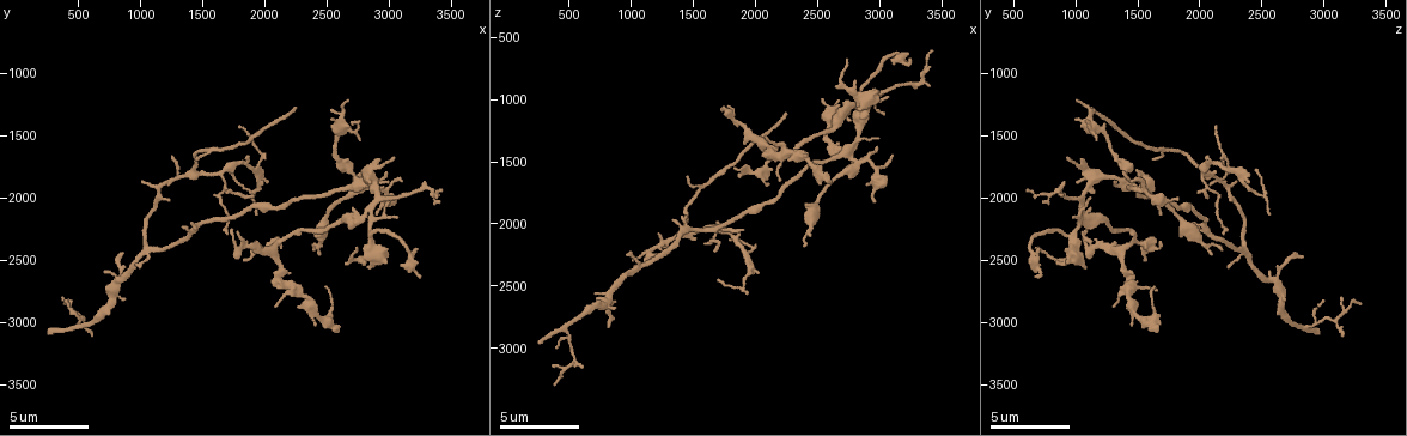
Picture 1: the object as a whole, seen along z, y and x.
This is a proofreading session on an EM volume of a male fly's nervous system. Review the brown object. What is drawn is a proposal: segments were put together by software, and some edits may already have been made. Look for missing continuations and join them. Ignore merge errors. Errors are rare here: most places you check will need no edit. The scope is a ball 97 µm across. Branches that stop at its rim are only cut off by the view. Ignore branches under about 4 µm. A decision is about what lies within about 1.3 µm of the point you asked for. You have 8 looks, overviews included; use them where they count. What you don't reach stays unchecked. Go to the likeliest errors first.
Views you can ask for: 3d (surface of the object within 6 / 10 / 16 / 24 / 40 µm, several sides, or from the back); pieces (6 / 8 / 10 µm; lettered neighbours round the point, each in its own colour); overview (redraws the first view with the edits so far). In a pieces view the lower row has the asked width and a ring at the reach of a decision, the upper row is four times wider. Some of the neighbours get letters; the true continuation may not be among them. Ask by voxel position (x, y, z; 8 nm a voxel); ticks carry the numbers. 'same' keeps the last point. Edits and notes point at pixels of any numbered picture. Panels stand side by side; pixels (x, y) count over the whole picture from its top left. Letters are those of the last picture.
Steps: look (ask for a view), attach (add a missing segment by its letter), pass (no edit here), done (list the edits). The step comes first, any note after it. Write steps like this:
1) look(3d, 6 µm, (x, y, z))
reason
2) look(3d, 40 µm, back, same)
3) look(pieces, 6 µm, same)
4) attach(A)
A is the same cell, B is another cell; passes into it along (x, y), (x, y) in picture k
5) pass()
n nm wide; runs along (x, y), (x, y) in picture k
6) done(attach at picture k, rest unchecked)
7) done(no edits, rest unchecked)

look(pieces, 10 µm, (2220, 1300, 1160))
tapers out

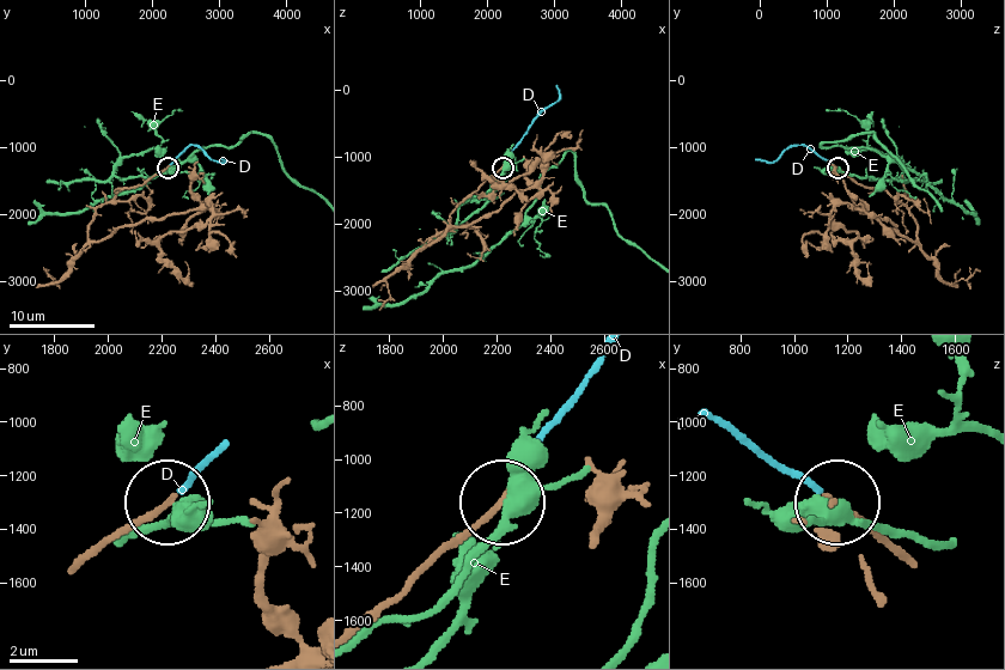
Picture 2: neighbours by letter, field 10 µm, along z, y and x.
attach(D)
D is the same cell, E is another cell; passes into it along (854, 180), (802, 144), (791, 145), (772, 162), (755, 159) in picture 2; it goes on there

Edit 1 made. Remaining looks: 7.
look(overview)
see it whole again

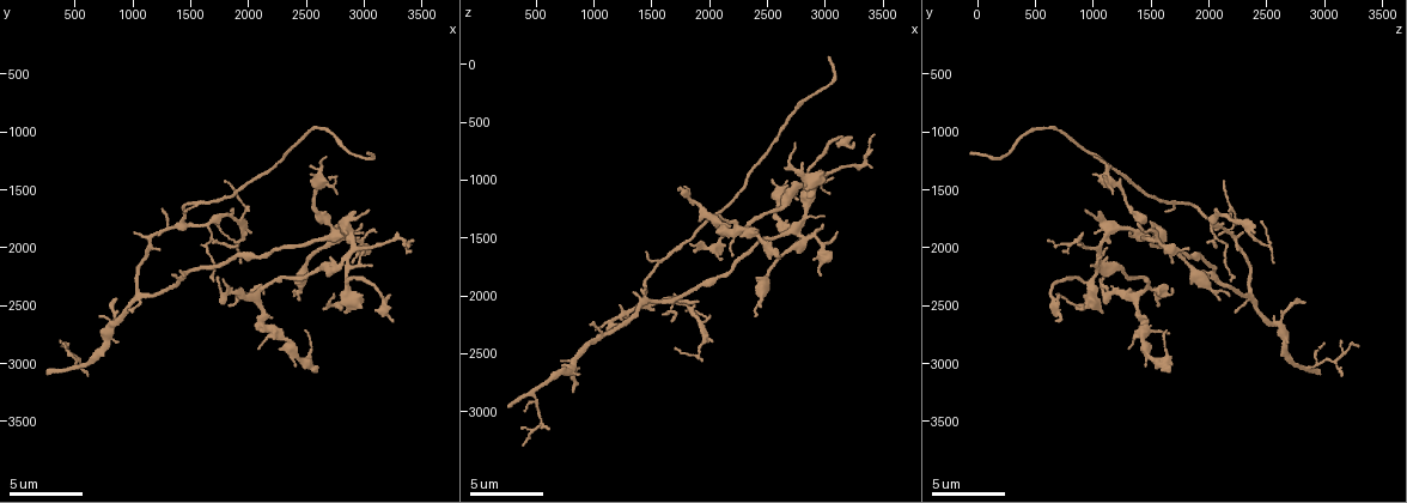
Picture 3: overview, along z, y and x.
look(pieces, 6 µm, (840, 2440, 2820))
branch stops here

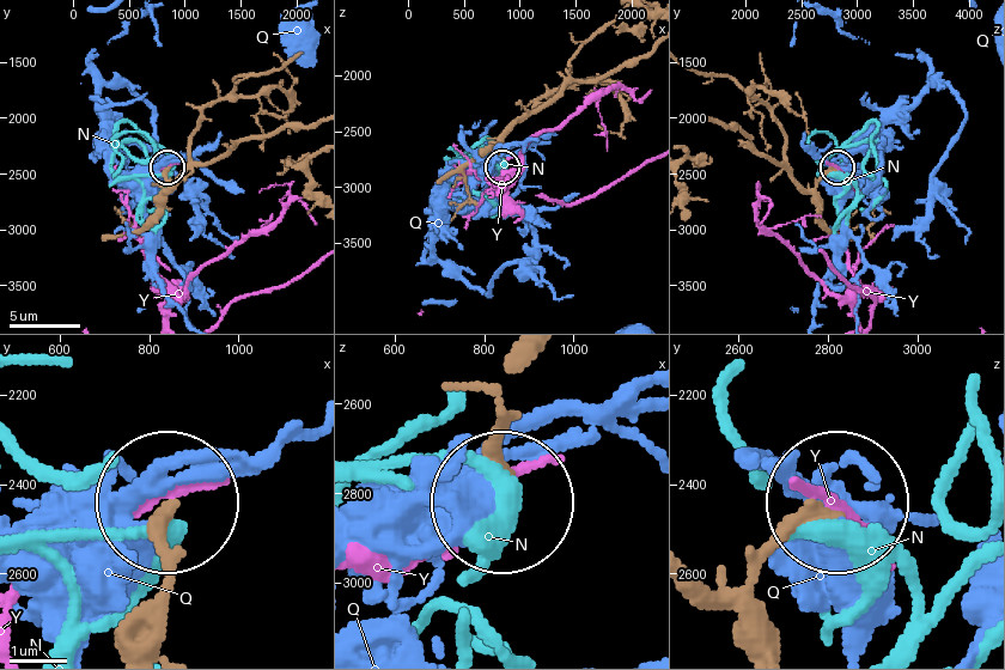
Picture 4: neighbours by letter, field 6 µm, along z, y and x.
pass()
210 nm wide; N, Q and Y are other cells; runs along (297, 127), (241, 139), (166, 188), (165, 171) in picture 4; none of them fits

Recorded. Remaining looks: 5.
look(3d, 6 µm, (3420, 1960, 620))
an open end

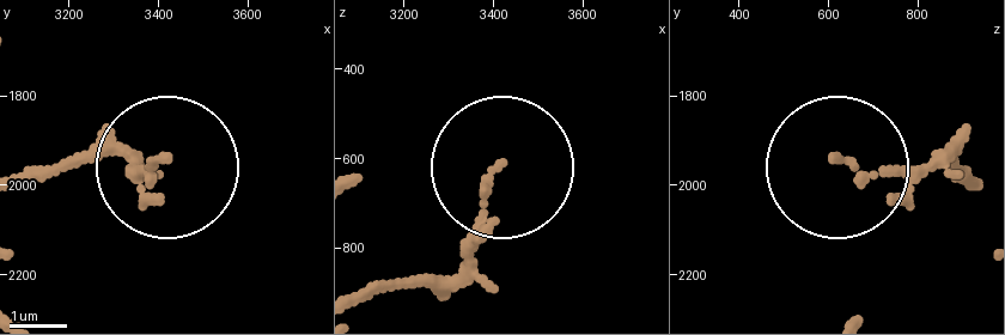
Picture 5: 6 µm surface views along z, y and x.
look(pieces, 10 µm, (3405, 1950, 620))

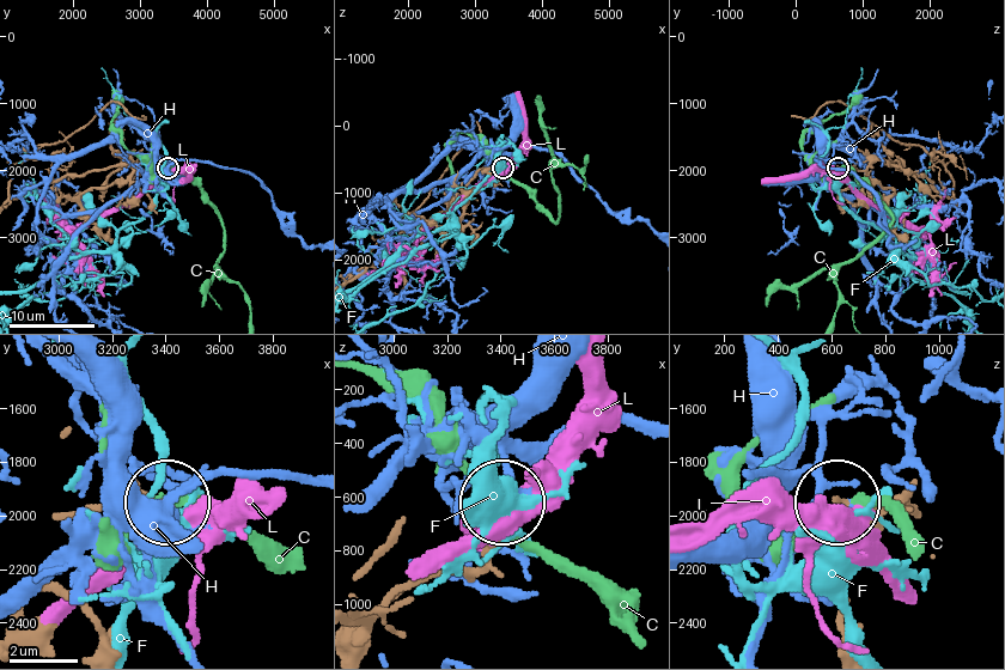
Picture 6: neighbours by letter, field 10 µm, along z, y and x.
pass()
C, F, H and L are other cells; none of them fits

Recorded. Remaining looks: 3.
look(3d, 6 µm, (1880, 1980, 2060))

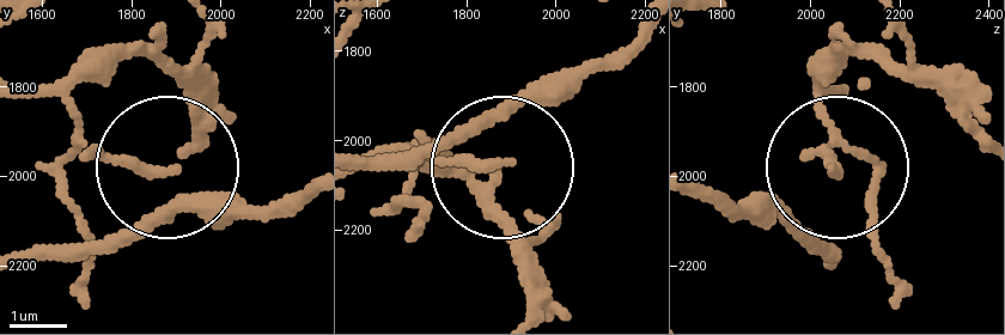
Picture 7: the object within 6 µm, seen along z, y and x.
look(pieces, 10 µm, (1890, 1980, 2040))

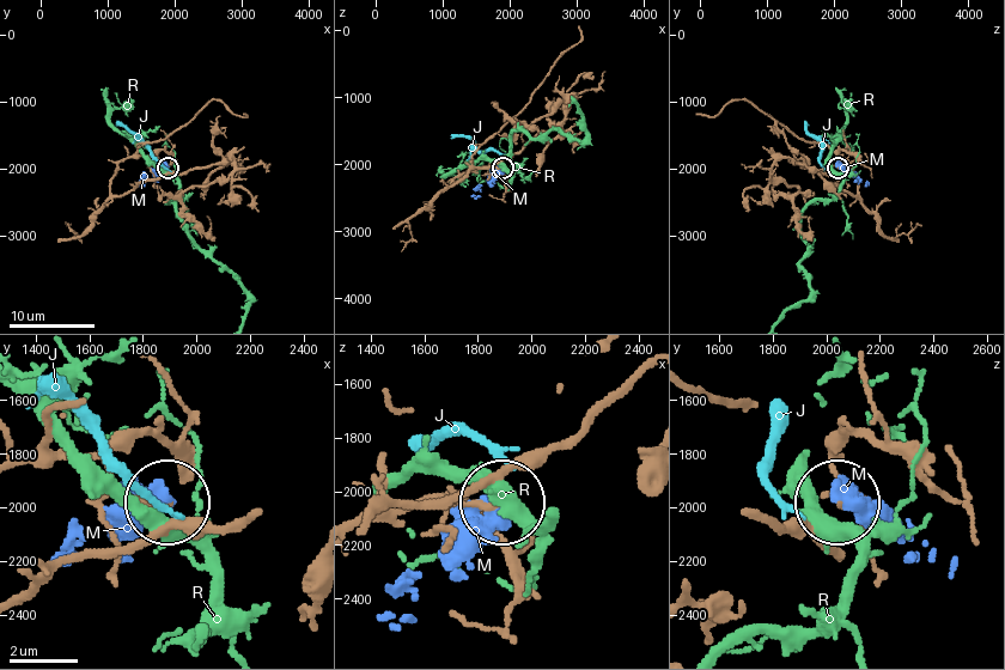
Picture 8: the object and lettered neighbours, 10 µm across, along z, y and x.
pass()
J, M and R are other cells; no lettered segment goes on from it

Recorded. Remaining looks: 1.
done(attach at picture 2, rest unchecked)

